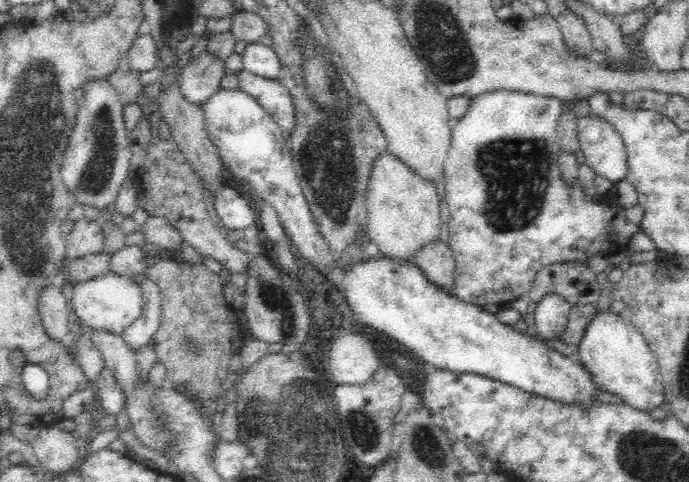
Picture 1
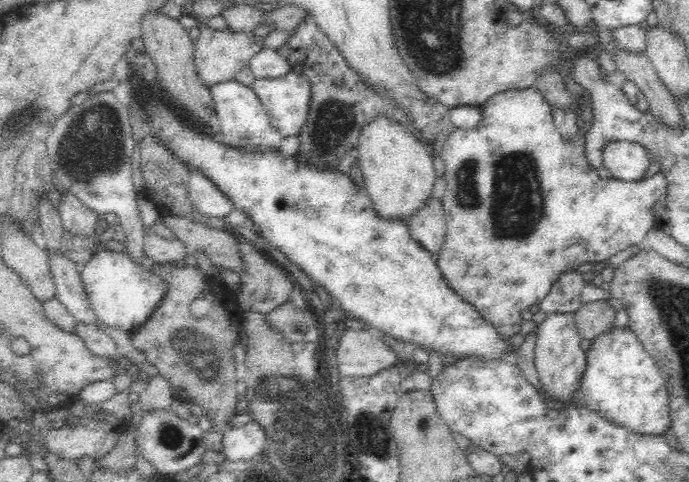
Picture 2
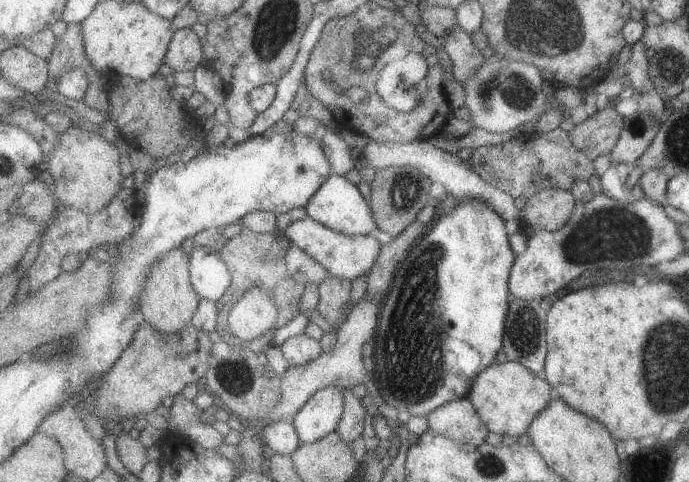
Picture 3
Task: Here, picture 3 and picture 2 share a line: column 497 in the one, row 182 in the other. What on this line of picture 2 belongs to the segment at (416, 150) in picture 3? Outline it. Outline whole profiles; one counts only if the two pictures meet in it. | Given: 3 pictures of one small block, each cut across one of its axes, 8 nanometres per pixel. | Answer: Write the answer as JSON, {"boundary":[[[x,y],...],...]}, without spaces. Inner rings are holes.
{"boundary":[[[191,173],[187,185],[187,200],[206,217],[226,217],[233,210],[233,203],[202,174]]]}

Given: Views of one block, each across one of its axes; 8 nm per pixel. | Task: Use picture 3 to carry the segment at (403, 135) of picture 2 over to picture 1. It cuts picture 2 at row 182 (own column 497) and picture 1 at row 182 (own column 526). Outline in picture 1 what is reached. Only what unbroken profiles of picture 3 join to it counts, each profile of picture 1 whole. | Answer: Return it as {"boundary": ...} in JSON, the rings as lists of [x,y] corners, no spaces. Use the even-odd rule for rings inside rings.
{"boundary":[[[384,153],[376,158],[367,184],[366,236],[370,245],[397,262],[414,263],[413,256],[422,246],[439,239],[441,208],[434,183],[415,174],[394,155]]]}

